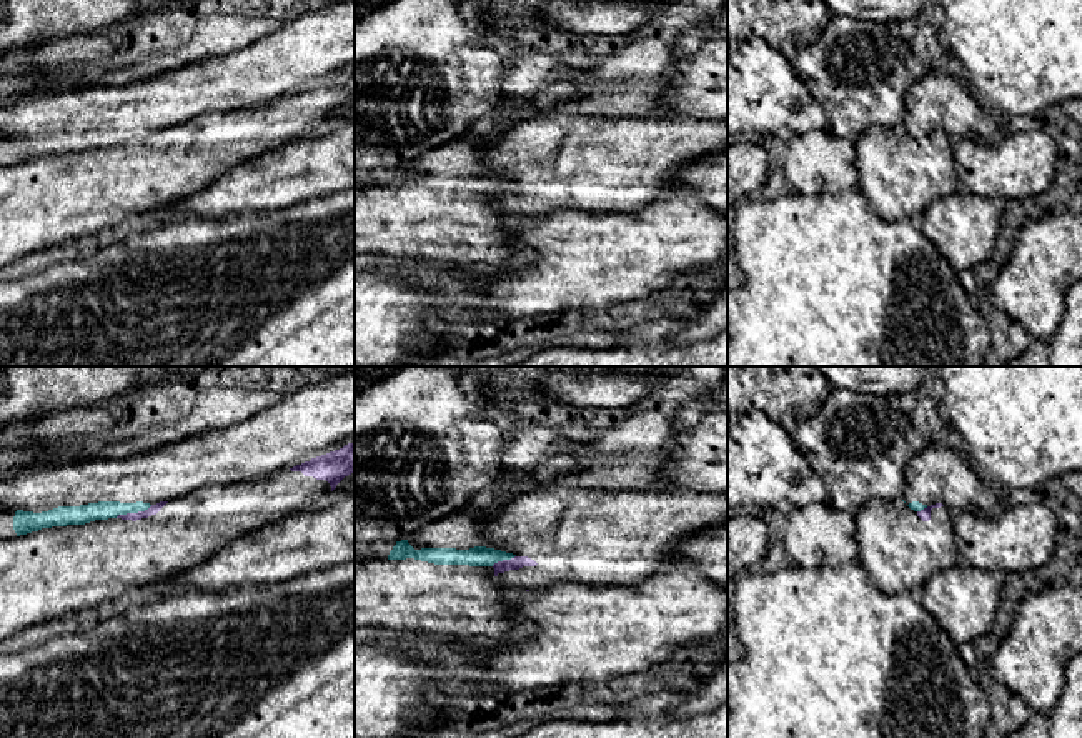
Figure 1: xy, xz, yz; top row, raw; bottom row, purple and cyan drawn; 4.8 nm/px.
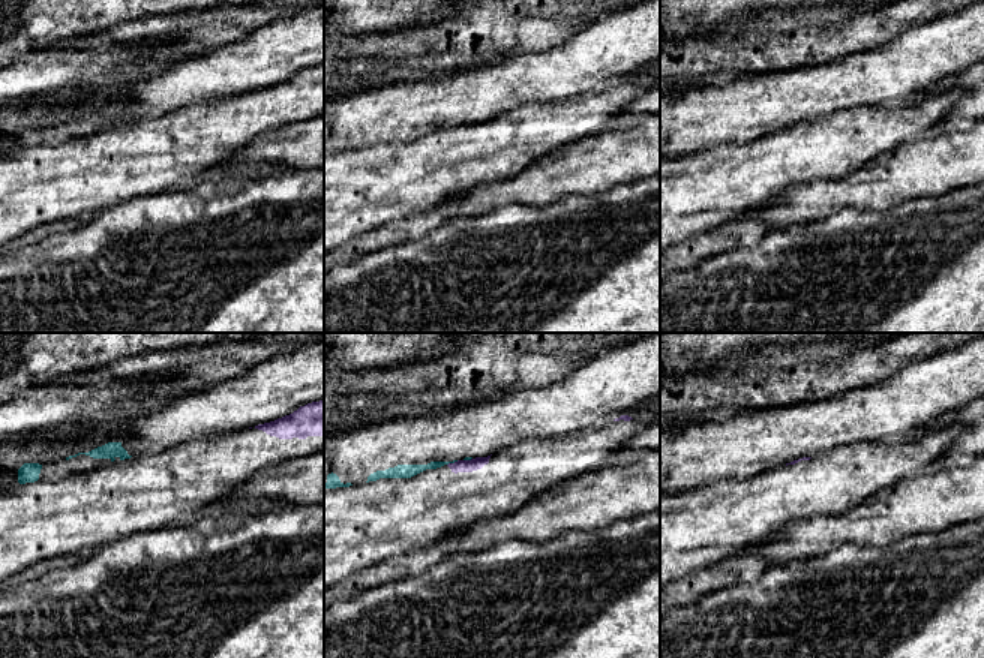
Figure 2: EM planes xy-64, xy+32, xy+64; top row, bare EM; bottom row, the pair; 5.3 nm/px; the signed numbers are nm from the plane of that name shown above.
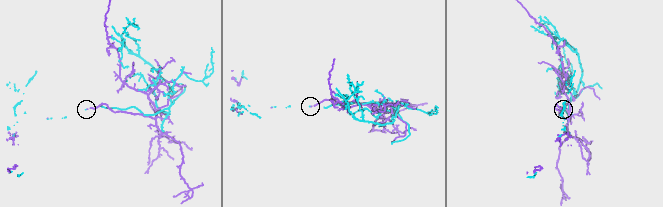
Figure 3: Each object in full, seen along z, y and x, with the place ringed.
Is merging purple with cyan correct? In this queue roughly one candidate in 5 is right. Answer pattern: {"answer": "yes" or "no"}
{"answer": "no"}

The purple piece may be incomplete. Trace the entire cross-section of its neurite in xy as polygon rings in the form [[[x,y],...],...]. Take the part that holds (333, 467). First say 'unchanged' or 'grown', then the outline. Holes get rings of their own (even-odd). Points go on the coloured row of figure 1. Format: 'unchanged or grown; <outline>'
grown; [[[355,441],[266,478],[205,485],[145,511],[52,526],[0,540],[0,643],[48,620],[72,616],[125,593],[170,581],[225,545],[288,515],[310,510],[355,471]]]

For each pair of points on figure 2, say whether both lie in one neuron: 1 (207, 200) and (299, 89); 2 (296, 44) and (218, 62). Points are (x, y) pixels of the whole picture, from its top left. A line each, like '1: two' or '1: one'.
1: two
2: one

